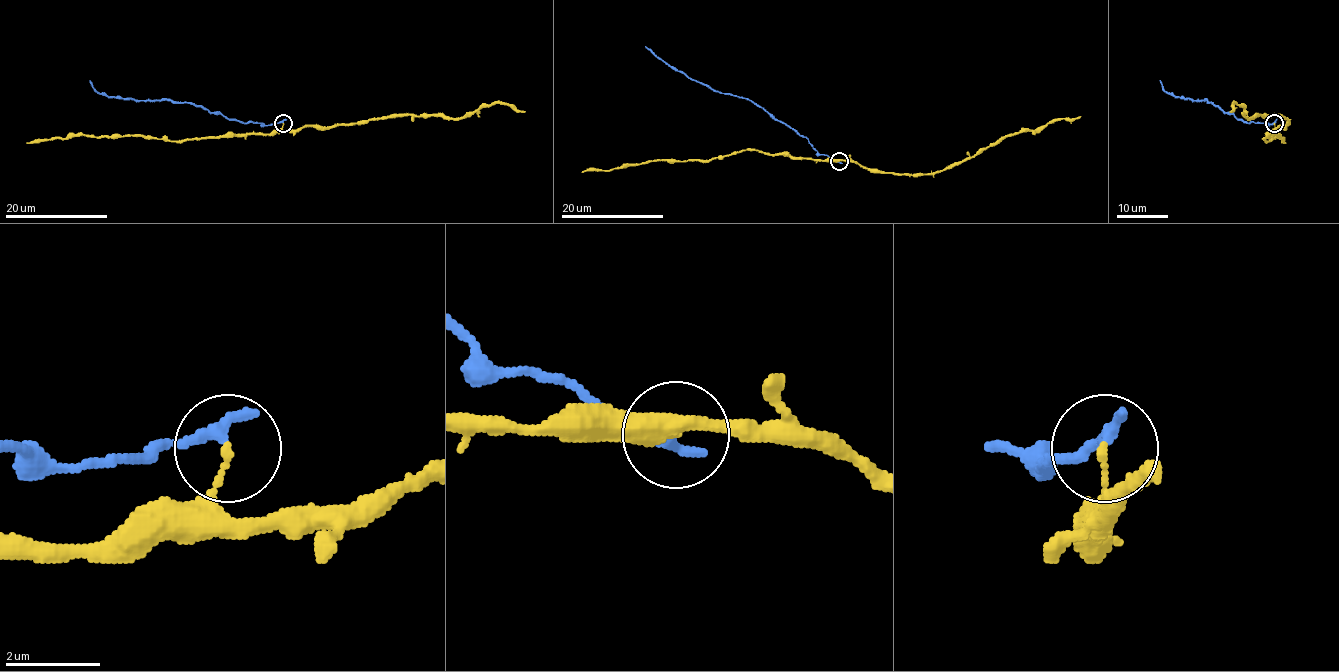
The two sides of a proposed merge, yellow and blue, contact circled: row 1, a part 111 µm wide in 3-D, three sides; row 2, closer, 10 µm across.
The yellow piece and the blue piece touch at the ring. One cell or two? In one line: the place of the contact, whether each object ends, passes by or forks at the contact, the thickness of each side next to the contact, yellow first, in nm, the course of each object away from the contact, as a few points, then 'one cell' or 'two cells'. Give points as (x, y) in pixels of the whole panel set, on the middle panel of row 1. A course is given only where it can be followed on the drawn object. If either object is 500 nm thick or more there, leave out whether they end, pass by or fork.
(839, 161) | yellow ends | blue ends | 130/300 nm | yellow via (838, 161), (854, 160), (882, 171), (900, 174), (933, 174), (971, 159), (1008, 136), (1081, 116) | blue via (838, 161), (820, 155), (805, 137), (749, 100), (713, 91), (669, 66), (645, 46) | two cells

